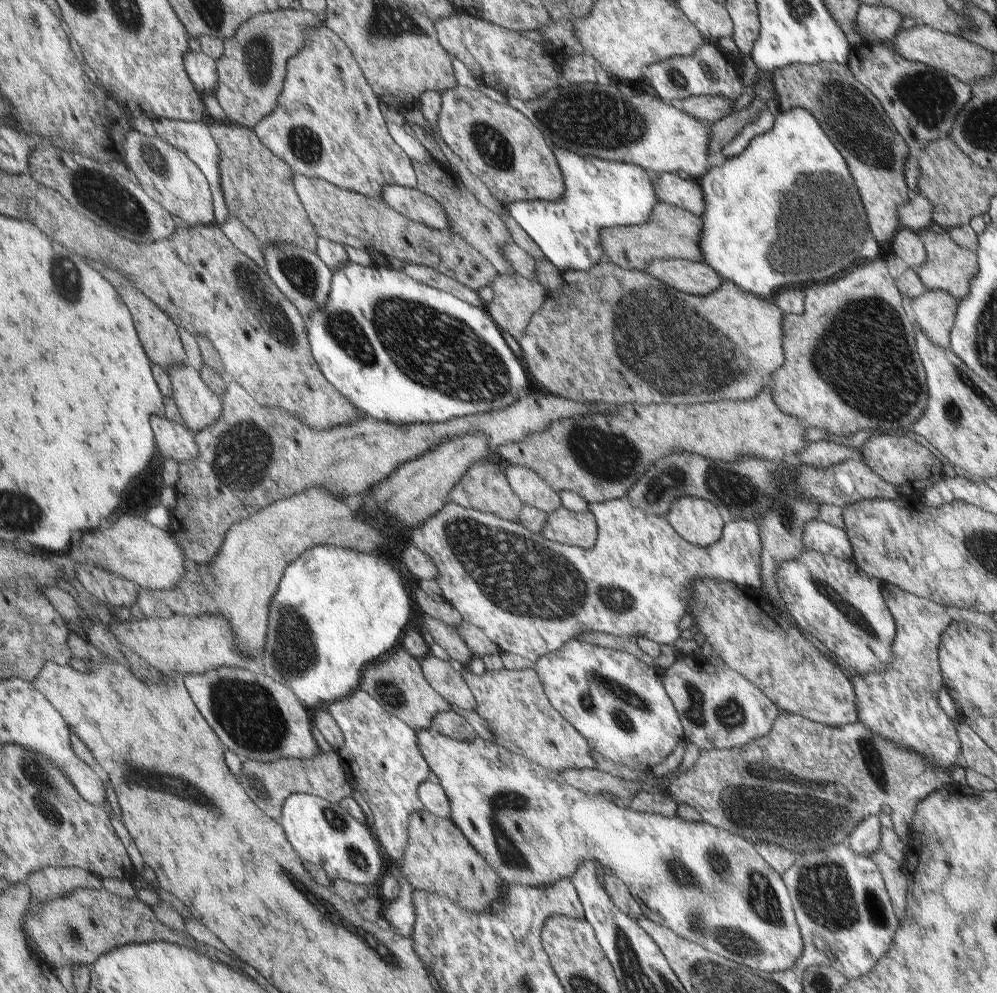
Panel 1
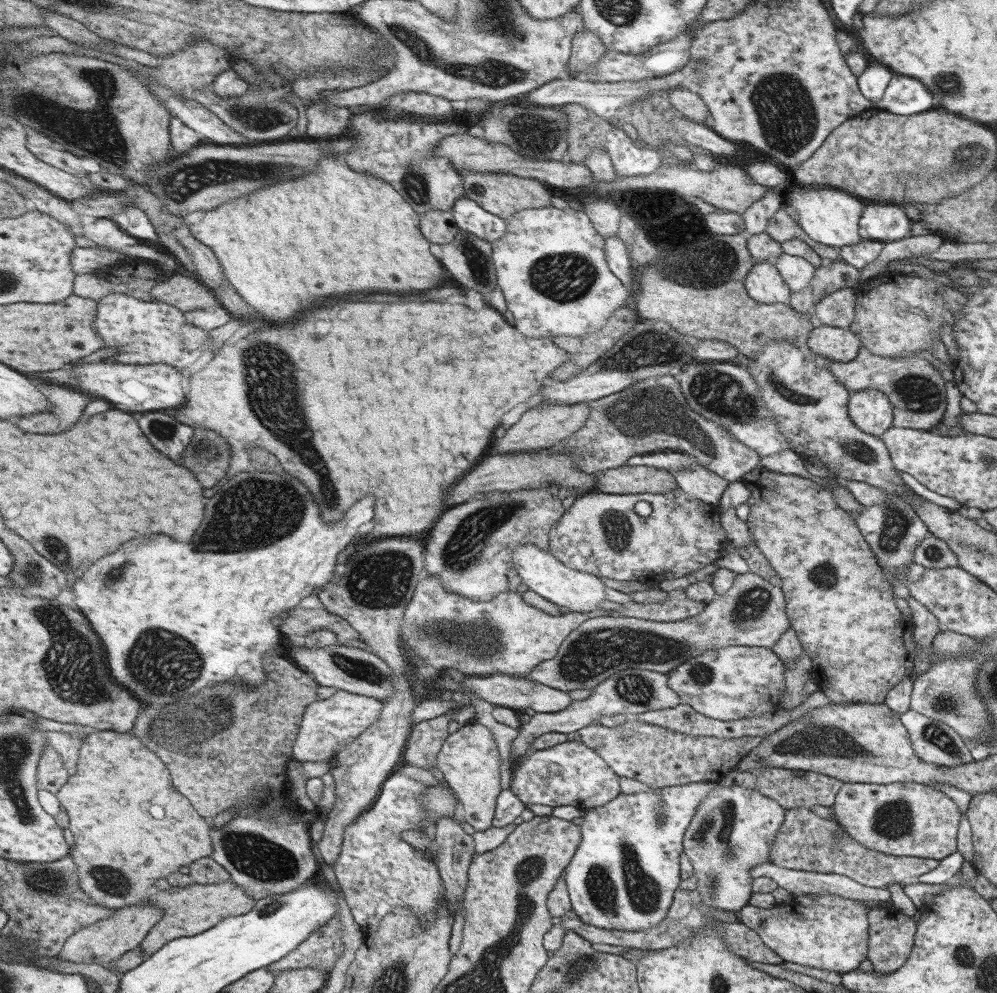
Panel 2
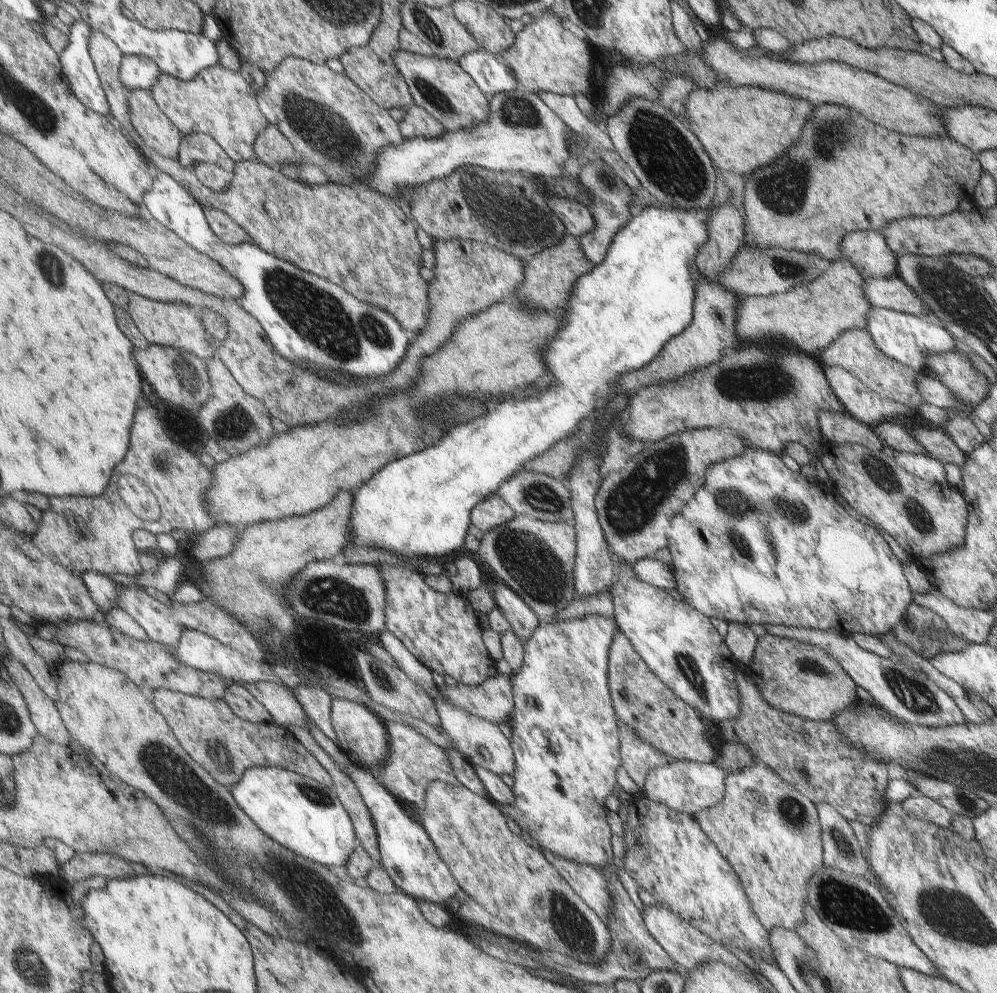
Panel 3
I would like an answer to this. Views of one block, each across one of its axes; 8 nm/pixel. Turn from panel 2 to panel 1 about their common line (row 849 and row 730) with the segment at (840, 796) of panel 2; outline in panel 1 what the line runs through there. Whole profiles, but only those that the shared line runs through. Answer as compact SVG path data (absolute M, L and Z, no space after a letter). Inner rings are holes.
M887 584L887 606L891 606L895 626L899 626L887 668L875 674L851 672L859 724L871 734L887 740L891 746L917 756L927 764L927 768L951 776L955 768L963 766L963 760L955 724L939 706L939 692L943 688L939 644L953 618L947 608L935 604L933 600L913 596L893 584Z

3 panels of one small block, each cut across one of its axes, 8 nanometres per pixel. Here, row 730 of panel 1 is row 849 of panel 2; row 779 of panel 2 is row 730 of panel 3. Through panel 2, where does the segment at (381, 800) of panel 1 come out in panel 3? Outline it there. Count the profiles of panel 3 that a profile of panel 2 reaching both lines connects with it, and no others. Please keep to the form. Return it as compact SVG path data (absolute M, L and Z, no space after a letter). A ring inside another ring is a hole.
M383 722L387 728L387 736L389 736L389 754L387 760L381 768L373 768L371 774L399 800L399 802L407 802L407 804L415 804L421 806L423 798L425 798L425 788L429 782L441 780L447 784L457 784L457 778L451 772L451 766L445 758L443 748L437 748L435 744L431 744L425 736L401 726L401 724L387 724Z

